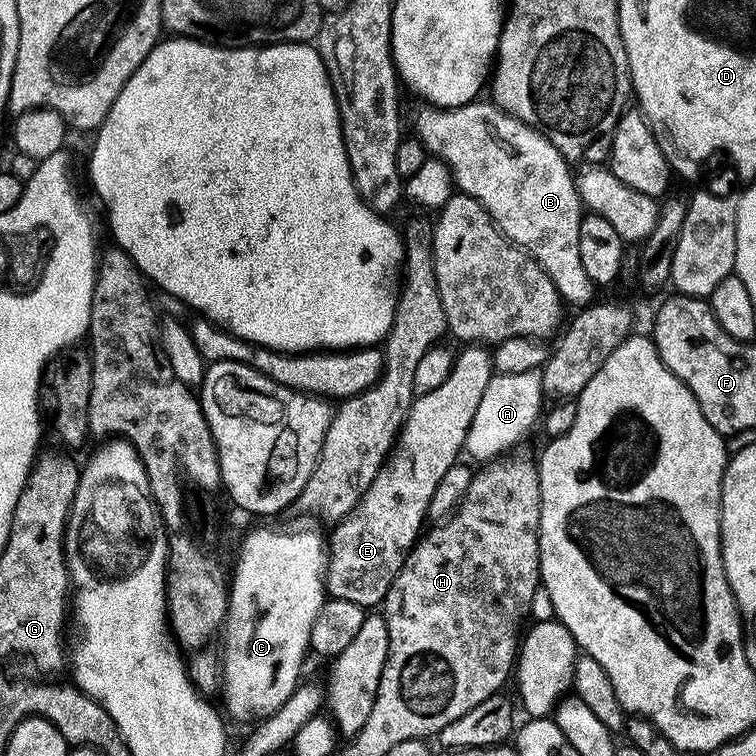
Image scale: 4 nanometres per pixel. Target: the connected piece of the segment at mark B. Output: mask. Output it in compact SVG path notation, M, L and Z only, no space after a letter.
M480 103L465 104L463 108L424 106L416 116L414 134L424 143L429 154L451 168L453 185L485 208L499 235L512 241L517 248L524 249L544 267L561 297L569 305L592 304L594 285L590 278L586 278L586 270L582 270L582 254L578 254L582 205L573 169L539 130L523 124L517 116L503 112L494 103Z

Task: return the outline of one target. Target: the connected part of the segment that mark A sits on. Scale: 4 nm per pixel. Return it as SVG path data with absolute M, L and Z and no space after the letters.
M539 371L493 375L490 386L486 386L486 394L482 394L482 402L478 402L478 414L474 414L474 422L468 431L467 455L472 455L479 462L491 462L511 453L515 449L512 447L535 424L537 427L543 400L546 400L546 393Z

